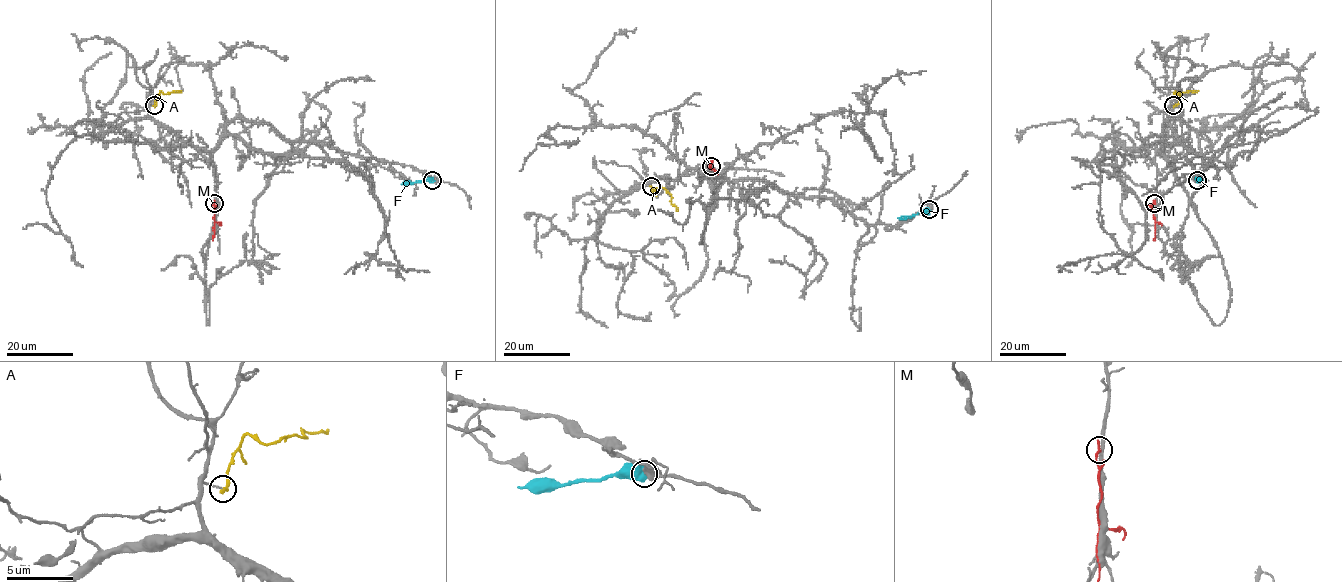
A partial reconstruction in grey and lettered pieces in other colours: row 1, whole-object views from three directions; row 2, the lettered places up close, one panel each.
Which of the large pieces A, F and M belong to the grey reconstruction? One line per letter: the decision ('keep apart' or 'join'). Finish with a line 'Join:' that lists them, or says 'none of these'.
A: keep apart
F: keep apart
M: keep apart
Join: none of these

